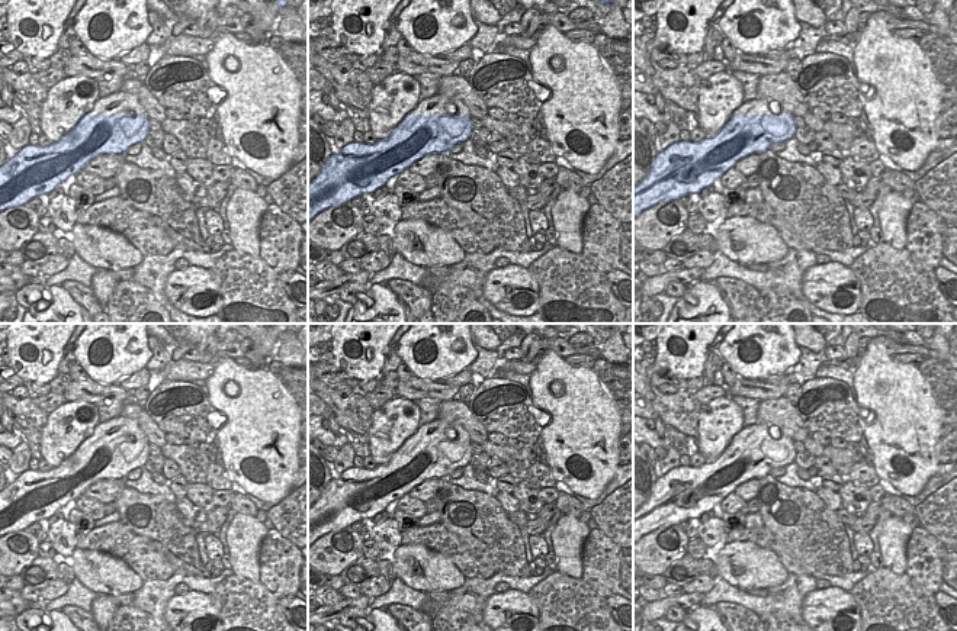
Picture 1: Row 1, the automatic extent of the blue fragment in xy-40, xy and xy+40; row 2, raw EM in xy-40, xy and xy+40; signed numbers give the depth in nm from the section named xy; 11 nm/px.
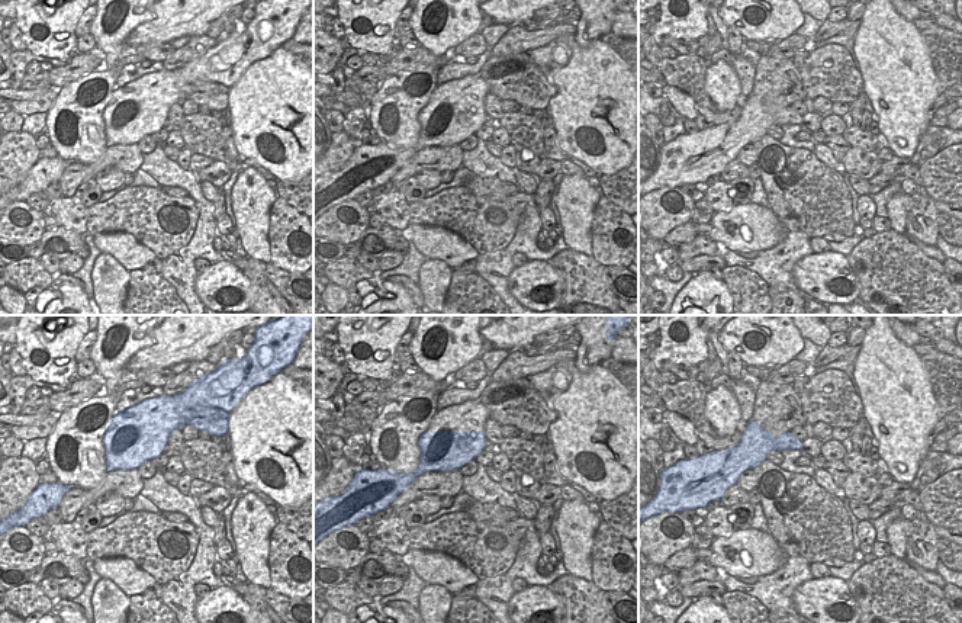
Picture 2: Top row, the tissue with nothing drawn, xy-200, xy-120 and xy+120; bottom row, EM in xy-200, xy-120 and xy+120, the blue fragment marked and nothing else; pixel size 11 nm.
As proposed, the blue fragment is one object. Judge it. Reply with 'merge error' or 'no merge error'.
no merge error

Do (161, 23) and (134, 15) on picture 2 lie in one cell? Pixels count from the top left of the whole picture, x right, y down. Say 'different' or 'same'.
different

